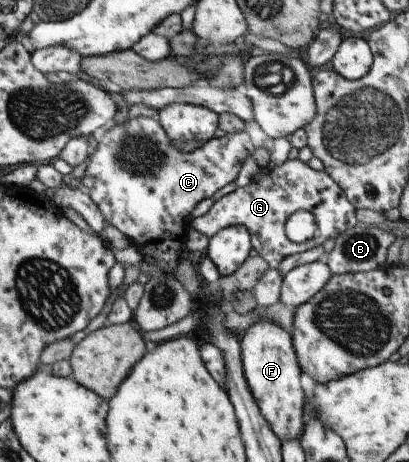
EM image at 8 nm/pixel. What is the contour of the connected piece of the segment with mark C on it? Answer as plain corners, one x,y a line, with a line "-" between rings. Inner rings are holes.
151,117
125,119
124,123
114,125
105,131
103,138
93,154
89,153
87,167
81,180
81,188
89,199
97,205
101,217
125,236
141,256
151,257
151,264
173,276
179,255
184,249
185,233
190,227
191,209
201,200
210,198
224,185
233,182
247,156
253,154
253,145
245,132
227,133
222,137
213,137
191,153
177,151
170,145
165,131
158,121

